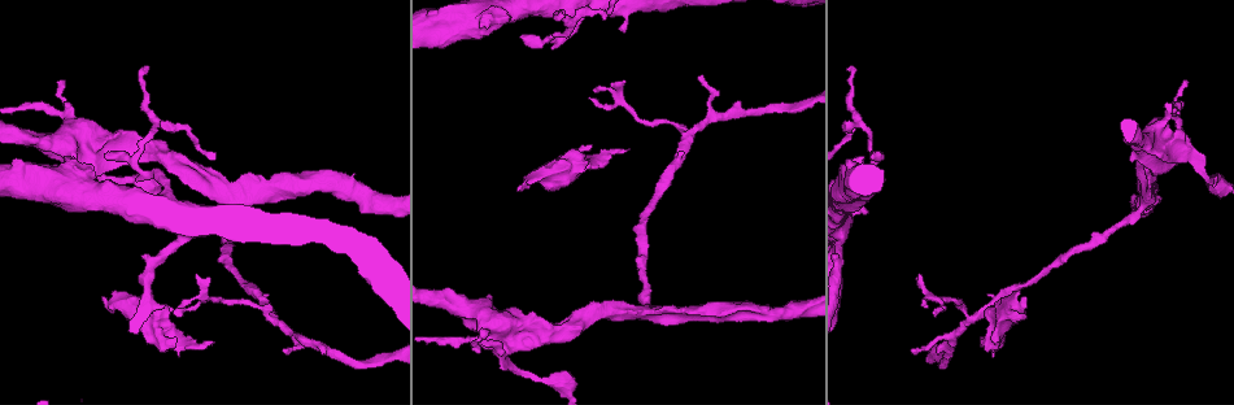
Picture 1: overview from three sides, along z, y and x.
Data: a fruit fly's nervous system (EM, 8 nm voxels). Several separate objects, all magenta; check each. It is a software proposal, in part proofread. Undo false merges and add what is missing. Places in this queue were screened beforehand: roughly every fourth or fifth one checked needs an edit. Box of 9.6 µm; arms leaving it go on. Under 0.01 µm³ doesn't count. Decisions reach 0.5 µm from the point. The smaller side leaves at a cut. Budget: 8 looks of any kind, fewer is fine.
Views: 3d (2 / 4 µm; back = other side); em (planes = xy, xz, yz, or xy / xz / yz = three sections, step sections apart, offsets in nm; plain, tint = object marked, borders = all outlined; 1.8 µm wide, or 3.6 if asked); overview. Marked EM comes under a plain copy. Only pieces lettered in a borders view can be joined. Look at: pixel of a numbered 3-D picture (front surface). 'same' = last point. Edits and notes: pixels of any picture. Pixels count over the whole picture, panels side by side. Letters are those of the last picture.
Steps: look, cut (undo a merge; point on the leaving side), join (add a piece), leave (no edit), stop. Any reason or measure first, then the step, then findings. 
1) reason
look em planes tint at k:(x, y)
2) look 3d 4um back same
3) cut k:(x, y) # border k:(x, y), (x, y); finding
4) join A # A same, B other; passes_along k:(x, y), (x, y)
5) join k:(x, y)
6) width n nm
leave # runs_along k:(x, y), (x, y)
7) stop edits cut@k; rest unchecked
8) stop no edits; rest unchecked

sudden change in width
look em 3.6um planes tint at 1:(1198, 157)

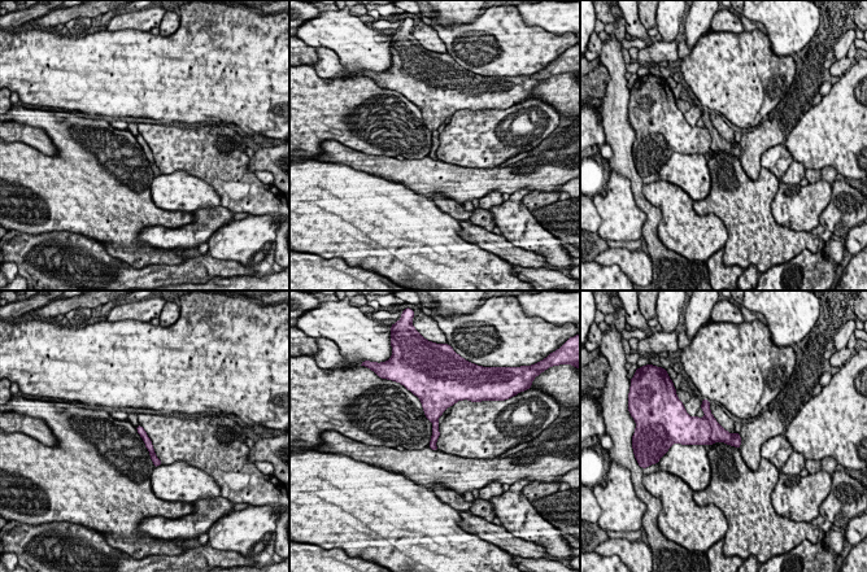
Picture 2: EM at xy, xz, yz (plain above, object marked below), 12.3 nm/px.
see the neighbours
look em 3.6um planes borders same

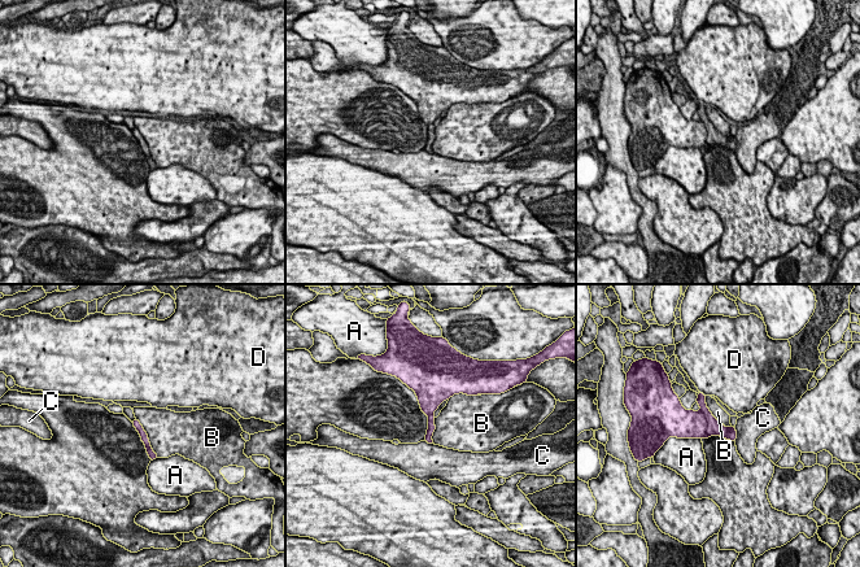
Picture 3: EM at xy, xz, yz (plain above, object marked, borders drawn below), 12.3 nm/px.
cut 3:(714, 427) # A other, B other, C other, D other; part_leaving 3:(702, 398), (708, 417), (732, 436); a second cell is stuck on

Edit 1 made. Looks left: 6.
four-way junction
look em planes borders at 1:(229, 201)

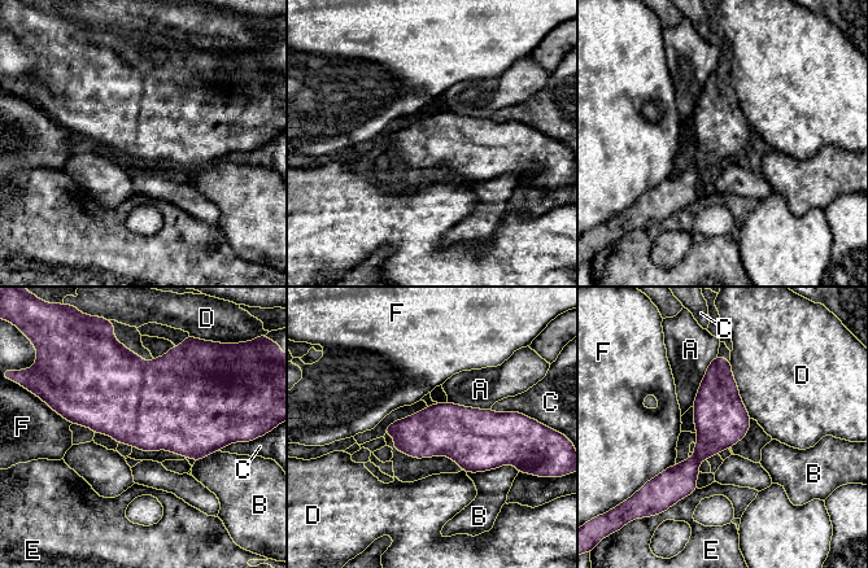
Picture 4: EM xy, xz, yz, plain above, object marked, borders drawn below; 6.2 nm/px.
longest_contact D 400 nm
leave # A other, B other, C other, D other, E other, F other; runs_along 4:(727, 362), (715, 435), (663, 481); continuous, no second cell

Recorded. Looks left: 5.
an open end
look 3d 2um at 1:(102, 297)

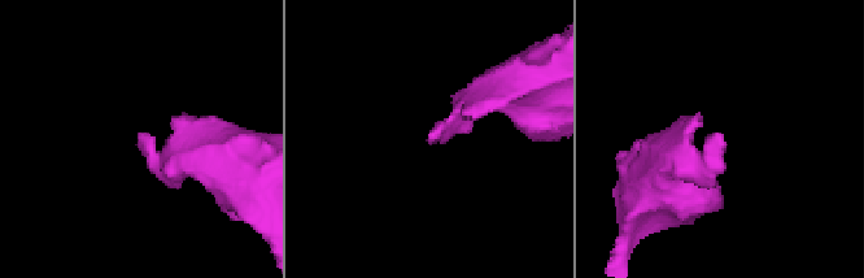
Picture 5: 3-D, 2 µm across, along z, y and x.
look em planes borders at 5:(715, 135)

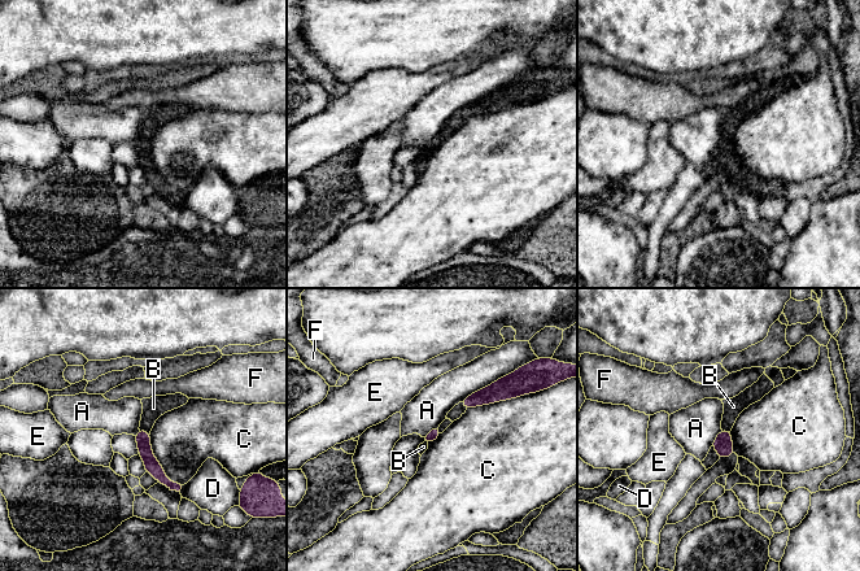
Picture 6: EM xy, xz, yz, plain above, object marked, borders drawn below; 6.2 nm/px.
join B # A other, B same, C other, D other, E other, F other; it goes on there

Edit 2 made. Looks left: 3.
stop edits cut@3, join@6; rest unchecked

